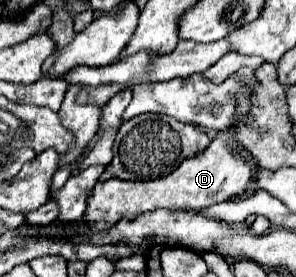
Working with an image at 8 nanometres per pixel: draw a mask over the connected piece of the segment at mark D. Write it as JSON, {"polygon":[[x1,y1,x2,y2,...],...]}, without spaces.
{"polygon":[[230,130,220,132,206,152,184,160,172,174,148,180,148,182,128,182,128,180,106,180,102,184,96,184,92,194,86,200,86,212,82,216,82,222,90,226,92,230,108,230,120,220,134,220,144,212,152,212,158,208,166,210,202,210,210,204,224,202,232,196,238,196,244,192,246,184,252,176,252,164,250,158,242,158,234,146,228,142,234,140,234,134]]}

